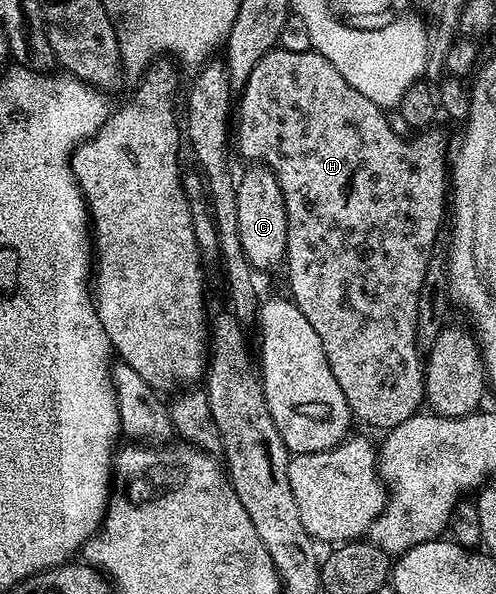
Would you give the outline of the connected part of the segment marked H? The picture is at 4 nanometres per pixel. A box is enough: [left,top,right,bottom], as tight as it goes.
[235,49,447,433]

